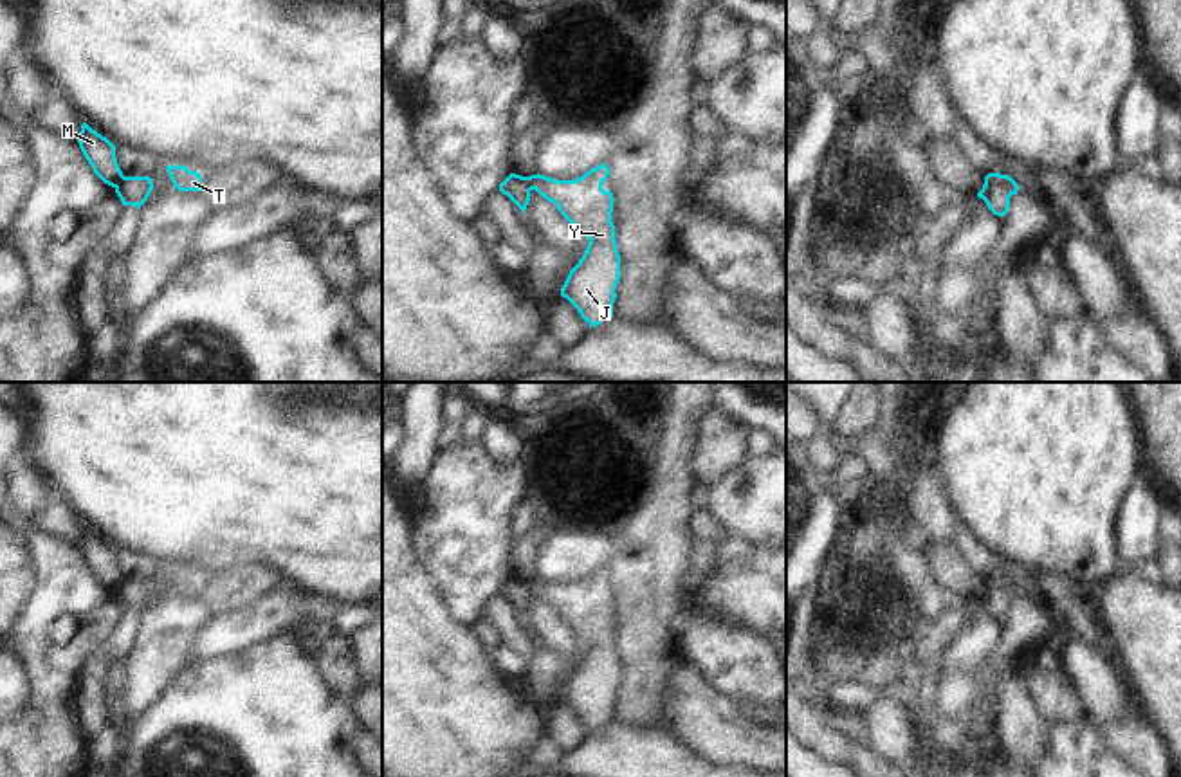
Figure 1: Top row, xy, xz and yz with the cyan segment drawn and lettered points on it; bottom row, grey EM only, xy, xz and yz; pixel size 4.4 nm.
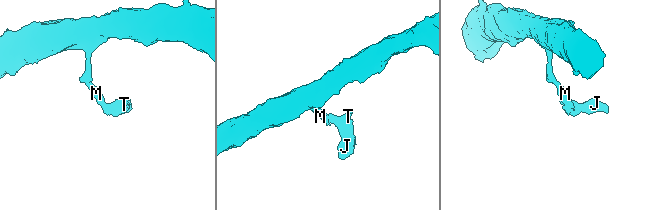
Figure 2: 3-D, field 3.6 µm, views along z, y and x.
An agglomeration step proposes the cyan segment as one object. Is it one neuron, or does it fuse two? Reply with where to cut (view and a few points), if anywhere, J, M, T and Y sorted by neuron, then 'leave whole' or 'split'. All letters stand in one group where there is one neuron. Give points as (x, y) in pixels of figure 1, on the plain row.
cut yz (985, 581), (1001, 586), (1010, 599); groups J T Y / M; split

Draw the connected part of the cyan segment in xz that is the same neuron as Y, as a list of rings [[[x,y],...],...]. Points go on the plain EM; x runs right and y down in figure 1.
[[[600,568],[575,584],[555,584],[539,577],[526,580],[530,595],[536,593],[555,608],[579,642],[590,644],[561,692],[561,699],[577,712],[590,732],[613,721],[620,683],[620,658],[611,626],[615,602],[611,595],[602,593],[608,579],[608,568]]]

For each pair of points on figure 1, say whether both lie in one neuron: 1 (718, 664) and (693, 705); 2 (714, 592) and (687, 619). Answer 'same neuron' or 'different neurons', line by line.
1: different neurons
2: different neurons

